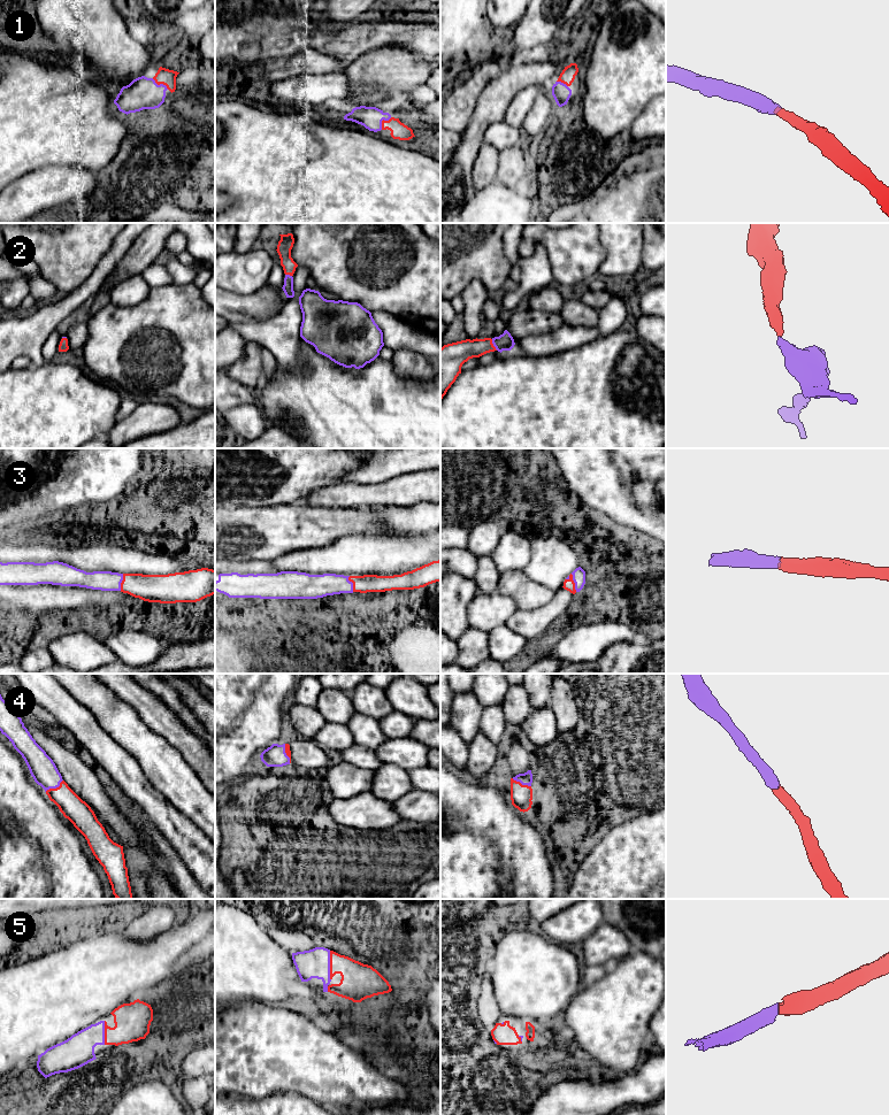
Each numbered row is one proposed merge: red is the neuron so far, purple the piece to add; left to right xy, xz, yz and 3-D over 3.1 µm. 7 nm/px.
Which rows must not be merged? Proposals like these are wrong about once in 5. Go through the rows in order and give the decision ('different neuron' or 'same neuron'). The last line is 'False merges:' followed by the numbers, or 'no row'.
1: same neuron
2: same neuron
3: same neuron
4: same neuron
5: same neuron
False merges: no row

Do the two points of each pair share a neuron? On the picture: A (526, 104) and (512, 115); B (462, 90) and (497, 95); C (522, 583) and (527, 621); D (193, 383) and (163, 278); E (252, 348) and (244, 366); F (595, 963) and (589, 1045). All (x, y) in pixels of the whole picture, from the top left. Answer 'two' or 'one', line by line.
A: one
B: two
C: two
D: two
E: one
F: two

